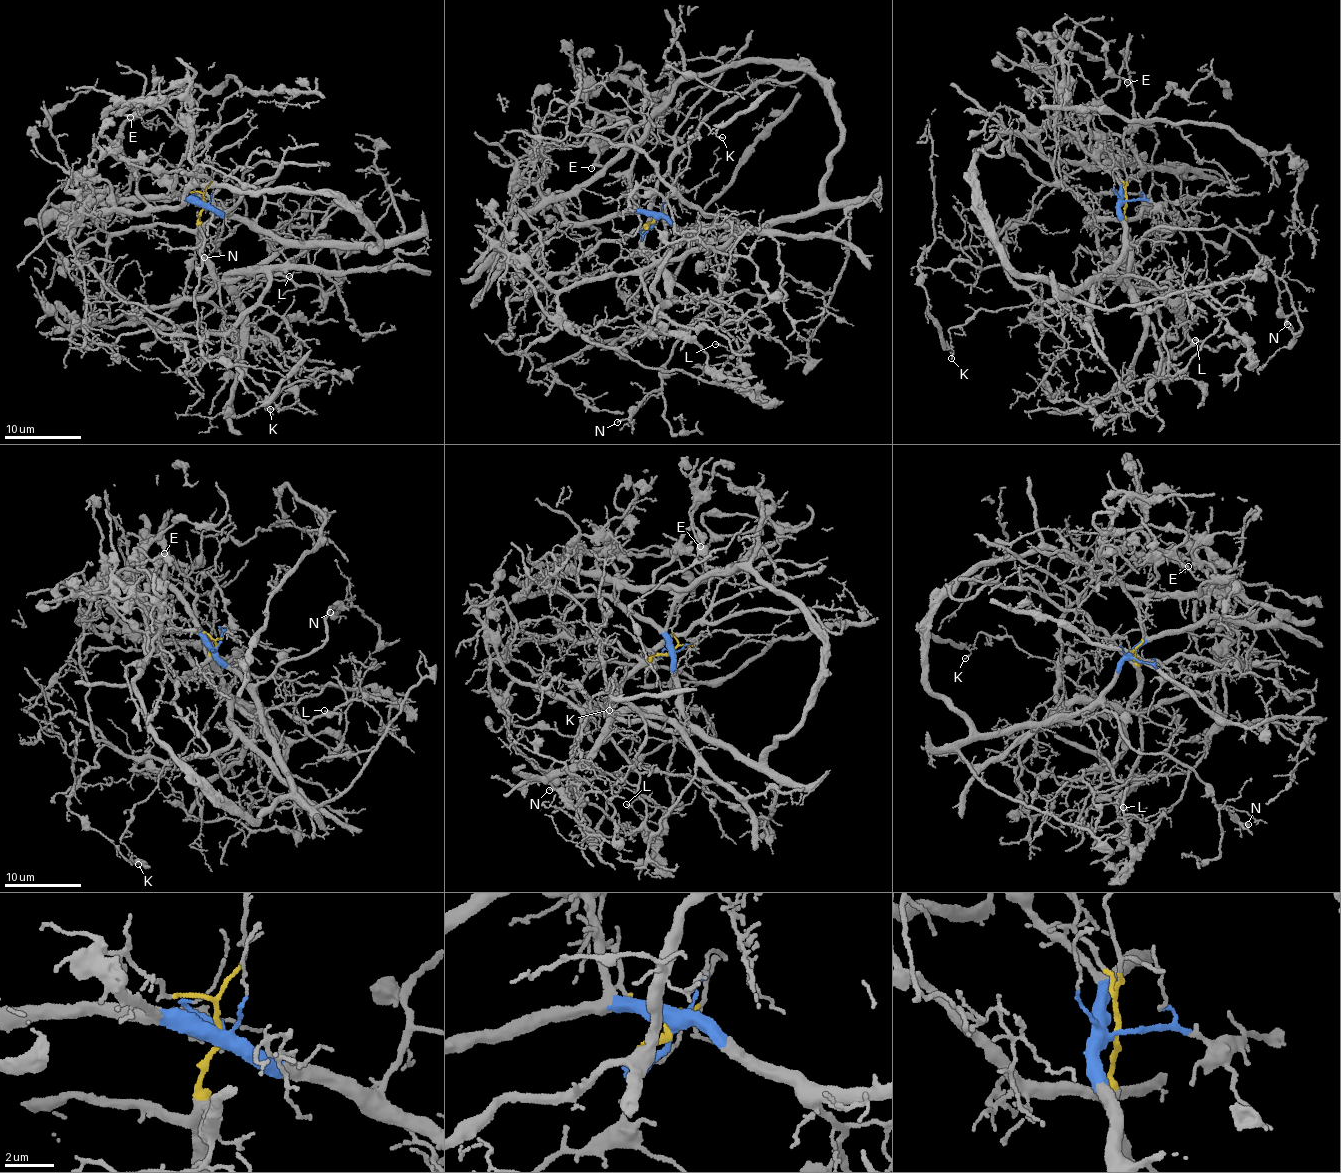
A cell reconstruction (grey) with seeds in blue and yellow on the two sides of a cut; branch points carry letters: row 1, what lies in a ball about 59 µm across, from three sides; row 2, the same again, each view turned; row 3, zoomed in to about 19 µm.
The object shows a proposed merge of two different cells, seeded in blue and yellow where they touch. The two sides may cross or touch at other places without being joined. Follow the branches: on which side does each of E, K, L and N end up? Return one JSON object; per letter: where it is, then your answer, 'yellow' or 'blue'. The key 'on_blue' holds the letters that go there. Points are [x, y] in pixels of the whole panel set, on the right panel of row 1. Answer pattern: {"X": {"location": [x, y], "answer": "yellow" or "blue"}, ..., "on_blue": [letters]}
{"E": {"location": [1127, 82], "answer": "blue"}, "K": {"location": [951, 358], "answer": "yellow"}, "L": {"location": [1195, 340], "answer": "yellow"}, "N": {"location": [1287, 324], "answer": "blue"}, "on_blue": ["E", "N"]}

